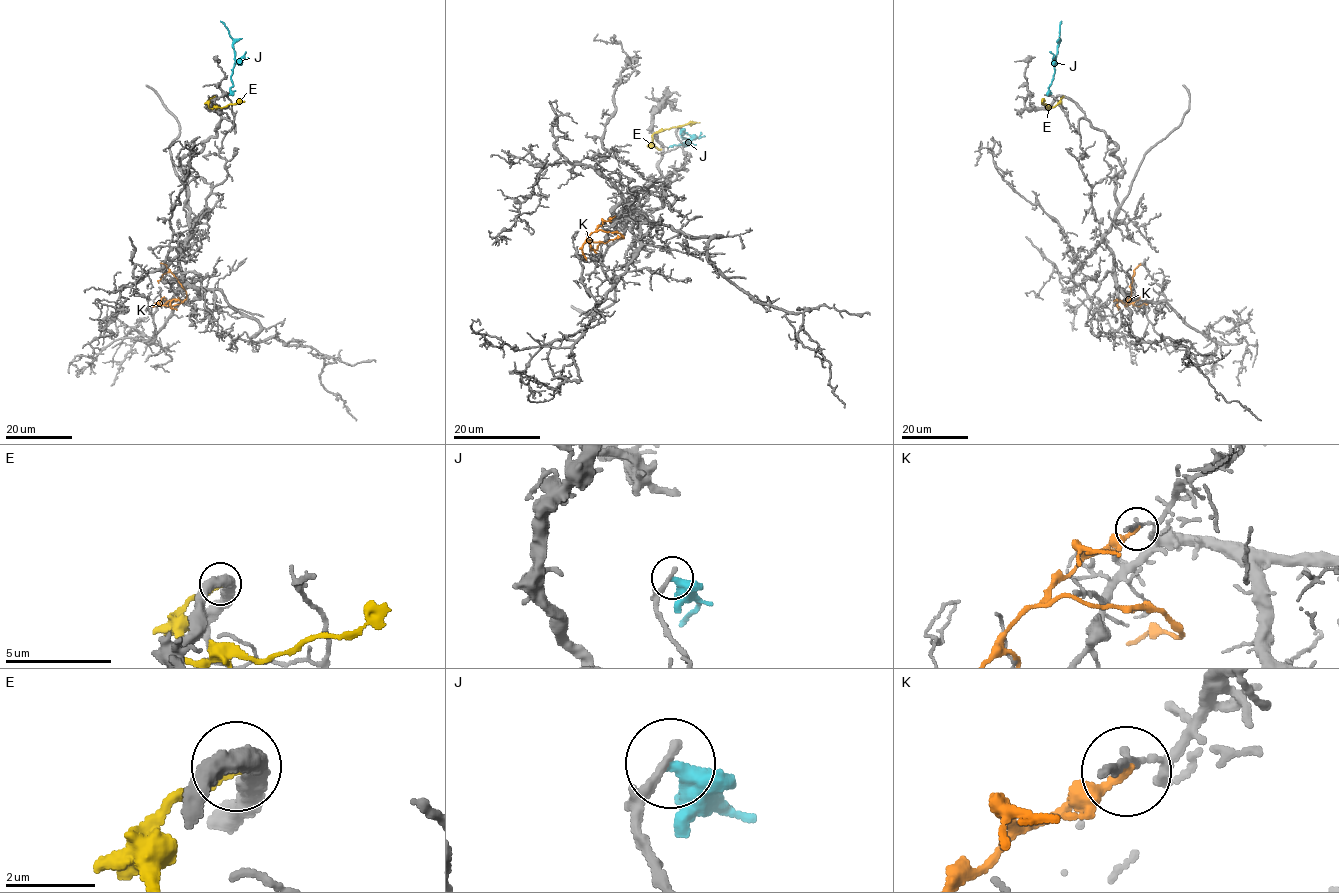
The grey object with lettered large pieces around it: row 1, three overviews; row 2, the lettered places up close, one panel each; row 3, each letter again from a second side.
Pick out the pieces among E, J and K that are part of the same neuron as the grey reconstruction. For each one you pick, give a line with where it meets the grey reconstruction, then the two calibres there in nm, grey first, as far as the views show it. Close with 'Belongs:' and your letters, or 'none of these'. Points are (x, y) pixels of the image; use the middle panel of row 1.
Belongs: none of these

